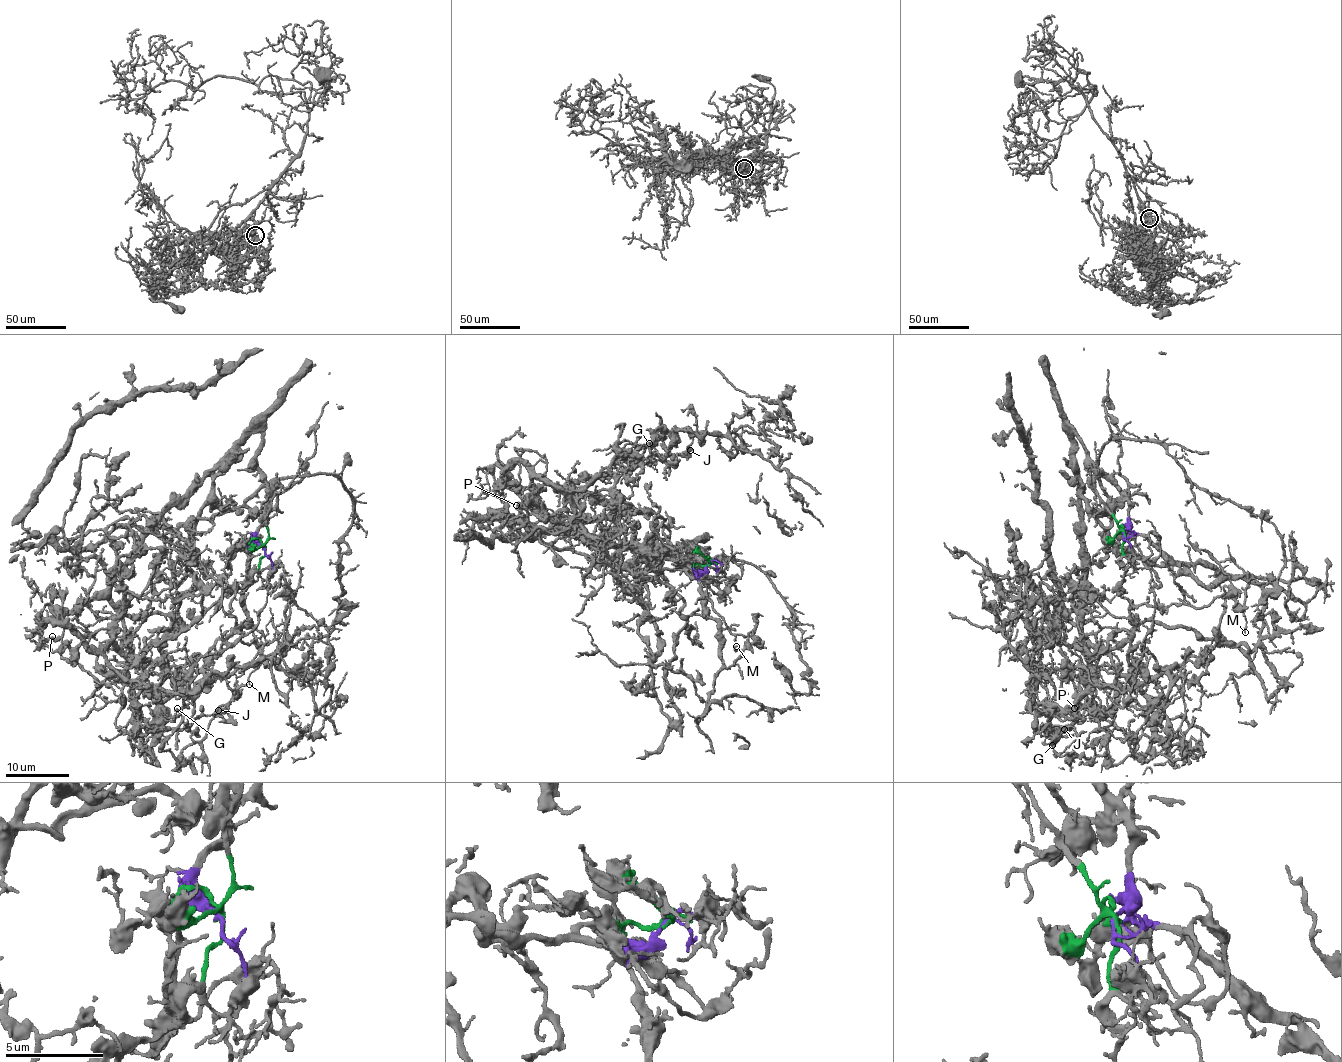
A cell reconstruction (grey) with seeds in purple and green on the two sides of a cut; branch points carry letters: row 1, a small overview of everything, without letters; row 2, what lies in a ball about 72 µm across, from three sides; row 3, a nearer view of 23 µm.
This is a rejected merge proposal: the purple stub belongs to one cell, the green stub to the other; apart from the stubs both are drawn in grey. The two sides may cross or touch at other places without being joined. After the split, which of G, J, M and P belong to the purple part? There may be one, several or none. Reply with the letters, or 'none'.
M

